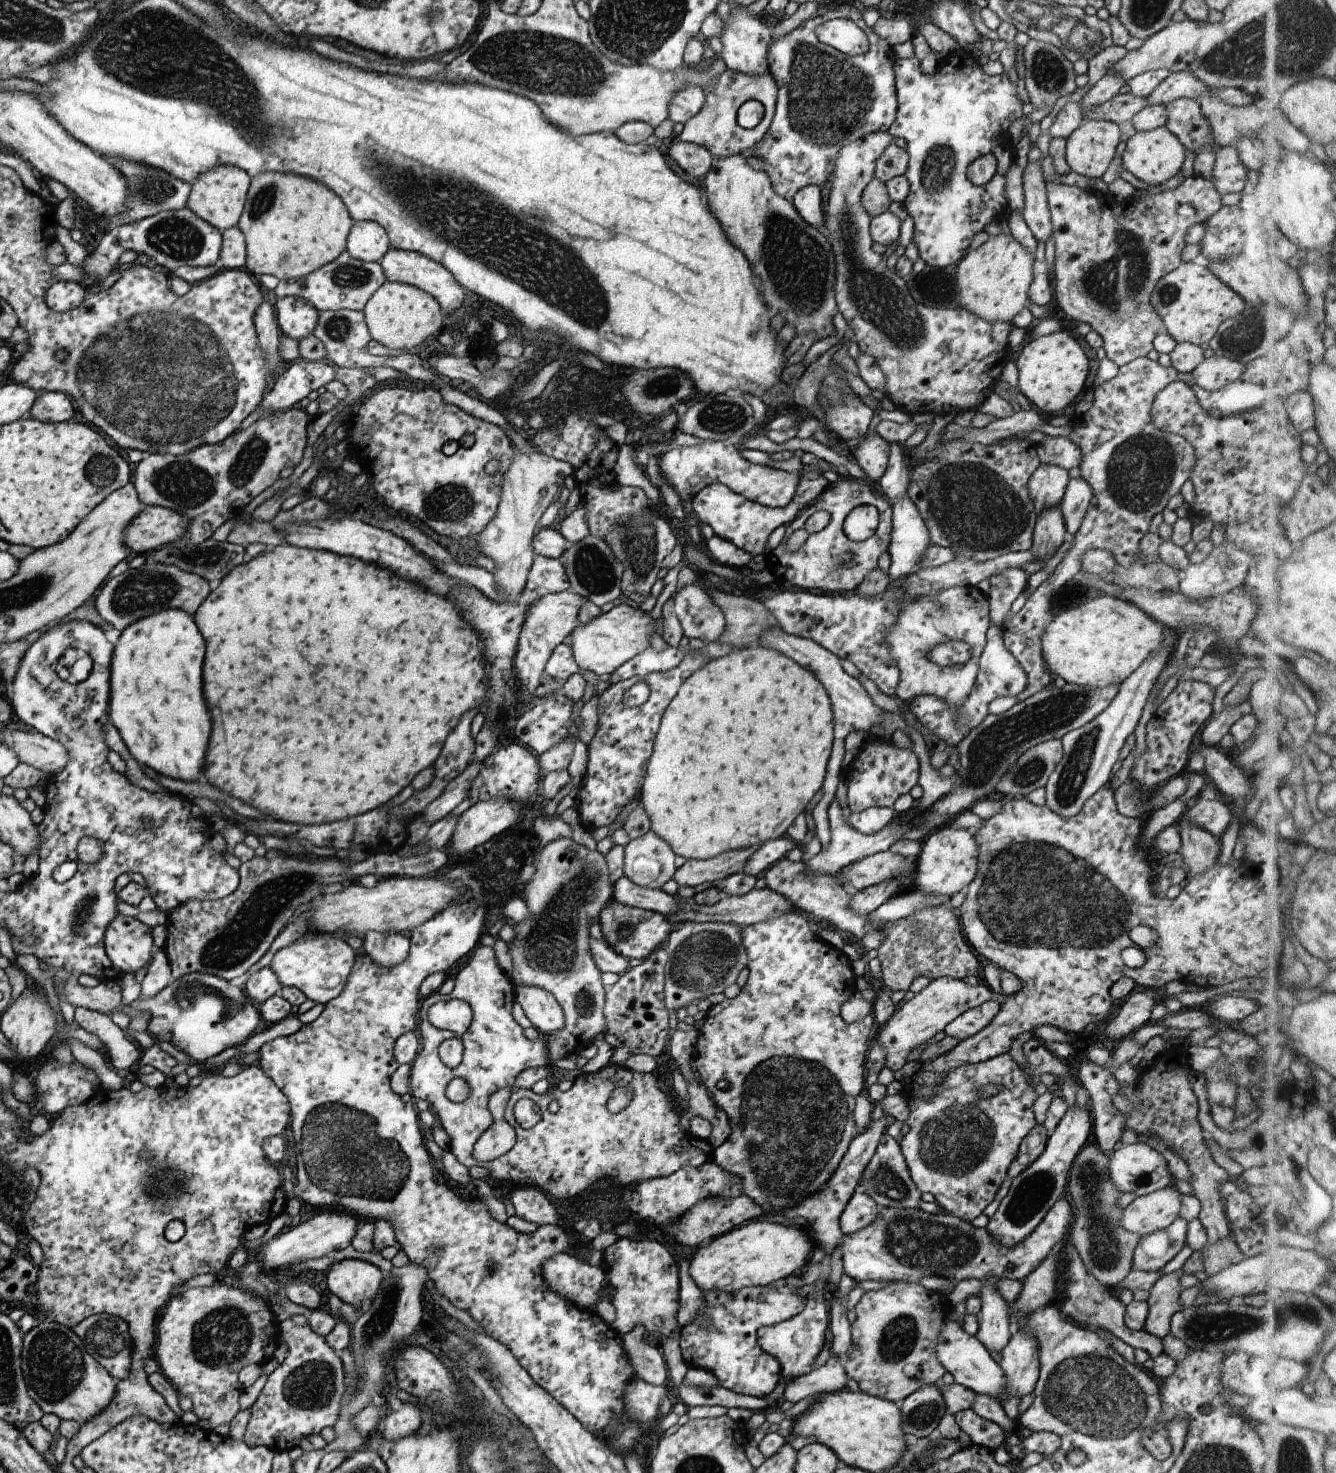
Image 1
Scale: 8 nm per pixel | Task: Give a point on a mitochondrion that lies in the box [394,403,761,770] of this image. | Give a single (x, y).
(594, 568)

